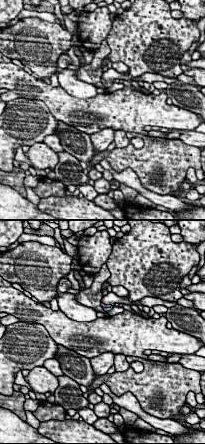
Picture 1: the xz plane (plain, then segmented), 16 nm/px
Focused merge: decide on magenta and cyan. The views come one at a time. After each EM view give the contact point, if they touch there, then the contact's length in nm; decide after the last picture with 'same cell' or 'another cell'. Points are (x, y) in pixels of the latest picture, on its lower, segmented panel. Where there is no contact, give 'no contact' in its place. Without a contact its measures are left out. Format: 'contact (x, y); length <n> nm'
contact (107, 307); length 150 nm

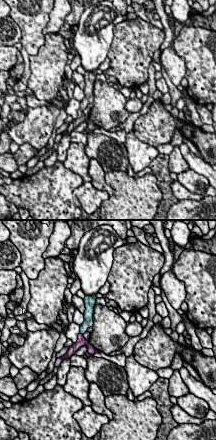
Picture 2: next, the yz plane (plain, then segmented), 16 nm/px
contact (81, 334); length 70 nm

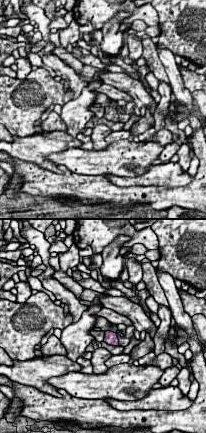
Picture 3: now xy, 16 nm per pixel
contact (113, 332); length 120 nm

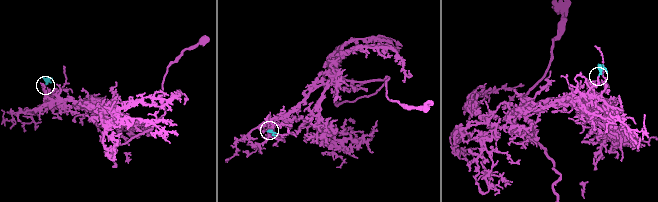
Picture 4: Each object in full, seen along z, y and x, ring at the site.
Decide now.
same cell

